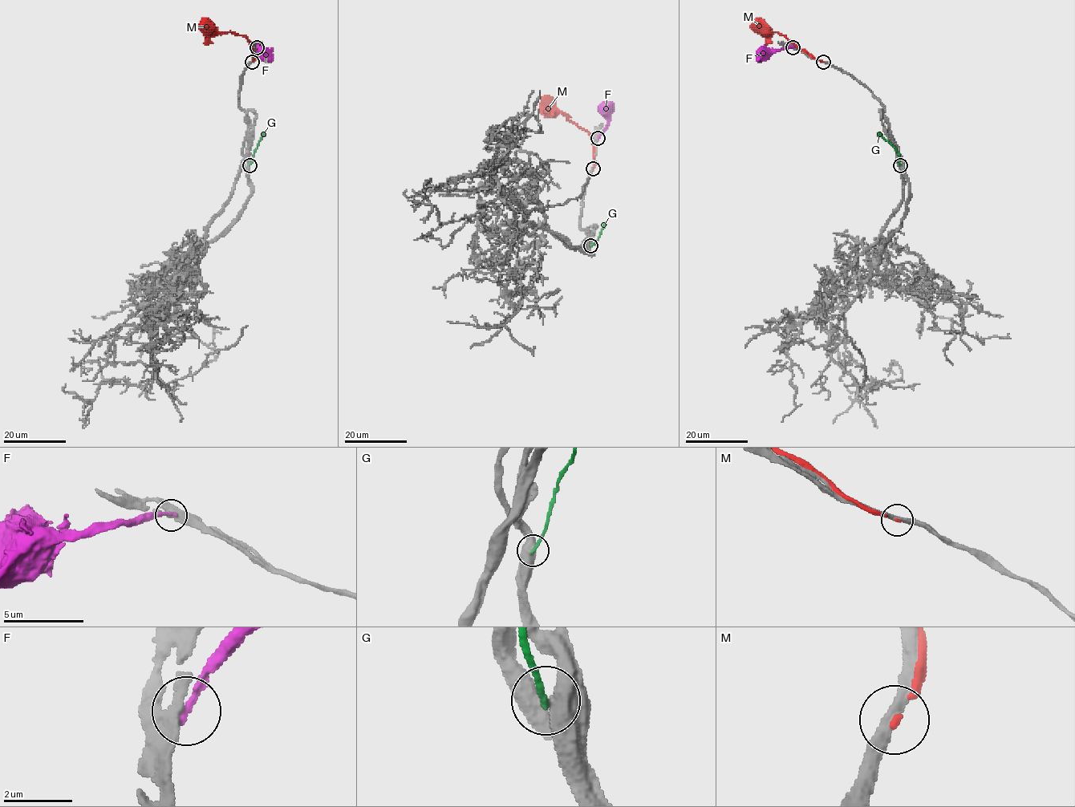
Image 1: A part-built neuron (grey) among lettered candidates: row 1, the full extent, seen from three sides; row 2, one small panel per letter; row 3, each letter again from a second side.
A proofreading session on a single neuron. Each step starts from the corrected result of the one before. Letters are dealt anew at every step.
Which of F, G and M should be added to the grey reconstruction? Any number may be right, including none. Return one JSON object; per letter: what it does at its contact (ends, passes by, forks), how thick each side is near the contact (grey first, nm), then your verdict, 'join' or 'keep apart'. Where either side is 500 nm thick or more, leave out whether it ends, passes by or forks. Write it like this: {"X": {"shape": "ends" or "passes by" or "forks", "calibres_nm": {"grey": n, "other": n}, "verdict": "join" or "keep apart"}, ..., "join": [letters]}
{"F": {"shape": "ends", "calibres_nm": {"grey": 480, "other": 220}, "verdict": "keep apart"}, "G": {"calibres_nm": {"grey": 600, "other": 170}, "verdict": "keep apart"}, "M": {"shape": "ends", "calibres_nm": {"grey": 320, "other": 130}, "verdict": "keep apart"}, "join": []}

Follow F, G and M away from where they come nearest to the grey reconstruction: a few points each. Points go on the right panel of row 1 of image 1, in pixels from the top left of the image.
F: (793, 47), (761, 52), (756, 58)
G: (900, 165), (895, 148), (877, 134)
M: (823, 62), (799, 49), (784, 35), (773, 31), (763, 33), (756, 30), (753, 22)

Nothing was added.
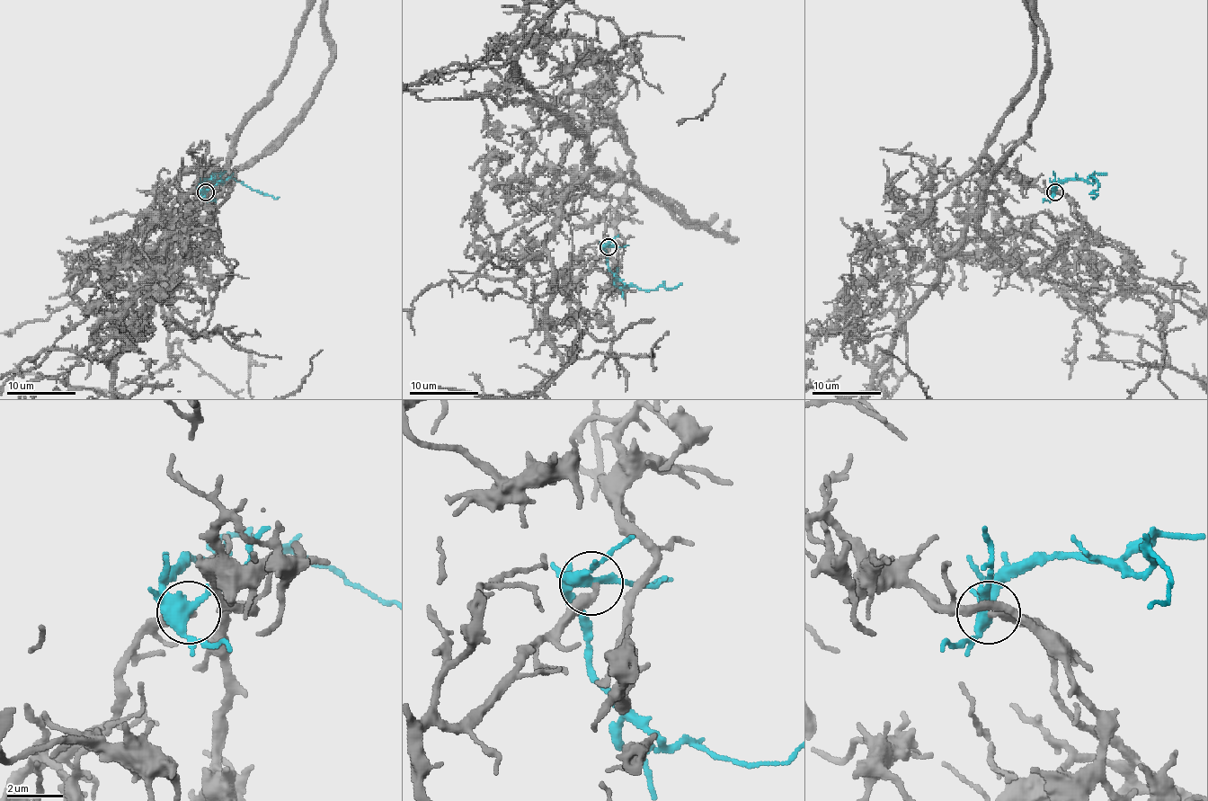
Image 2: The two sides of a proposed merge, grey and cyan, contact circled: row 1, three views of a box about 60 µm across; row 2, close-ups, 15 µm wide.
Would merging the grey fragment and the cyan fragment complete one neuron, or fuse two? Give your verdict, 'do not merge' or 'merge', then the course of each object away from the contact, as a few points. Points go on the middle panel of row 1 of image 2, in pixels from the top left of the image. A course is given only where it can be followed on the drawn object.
merge; course cyan (608, 247), (603, 250), (608, 257), (608, 268), (626, 287), (643, 289), (660, 287), (670, 288), (681, 283)

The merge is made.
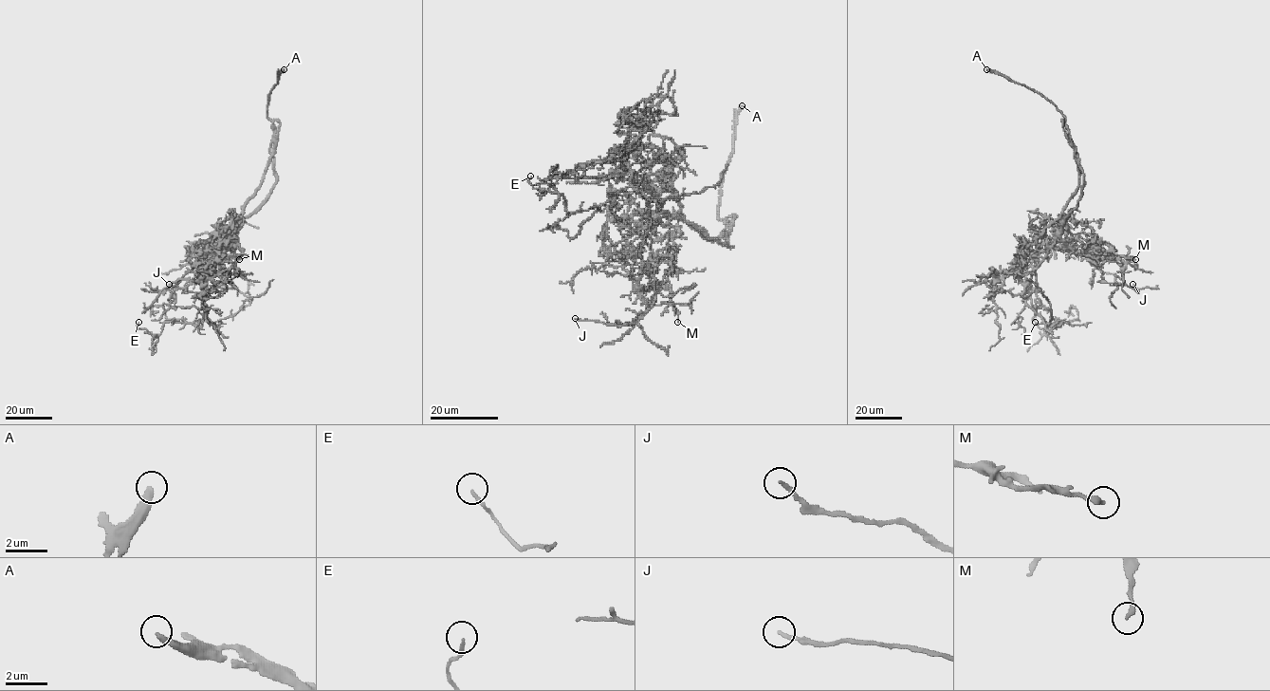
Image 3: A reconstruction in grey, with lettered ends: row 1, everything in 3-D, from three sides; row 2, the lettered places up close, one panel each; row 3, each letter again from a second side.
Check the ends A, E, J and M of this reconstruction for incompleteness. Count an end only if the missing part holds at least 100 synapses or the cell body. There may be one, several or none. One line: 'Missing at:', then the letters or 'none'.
Missing at: A

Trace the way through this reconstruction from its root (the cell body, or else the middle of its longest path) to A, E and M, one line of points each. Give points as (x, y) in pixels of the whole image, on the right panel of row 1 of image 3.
A: (1061, 225), (1062, 209), (1075, 193), (1079, 179), (1065, 117), (1039, 94), (986, 69)
E: (1061, 225), (1022, 293), (1026, 303), (1047, 324), (1058, 319), (1061, 325), (1046, 335), (1035, 322)
M: (1061, 225), (1066, 217), (1073, 217), (1088, 226), (1095, 239), (1108, 245), (1115, 253), (1135, 259)

